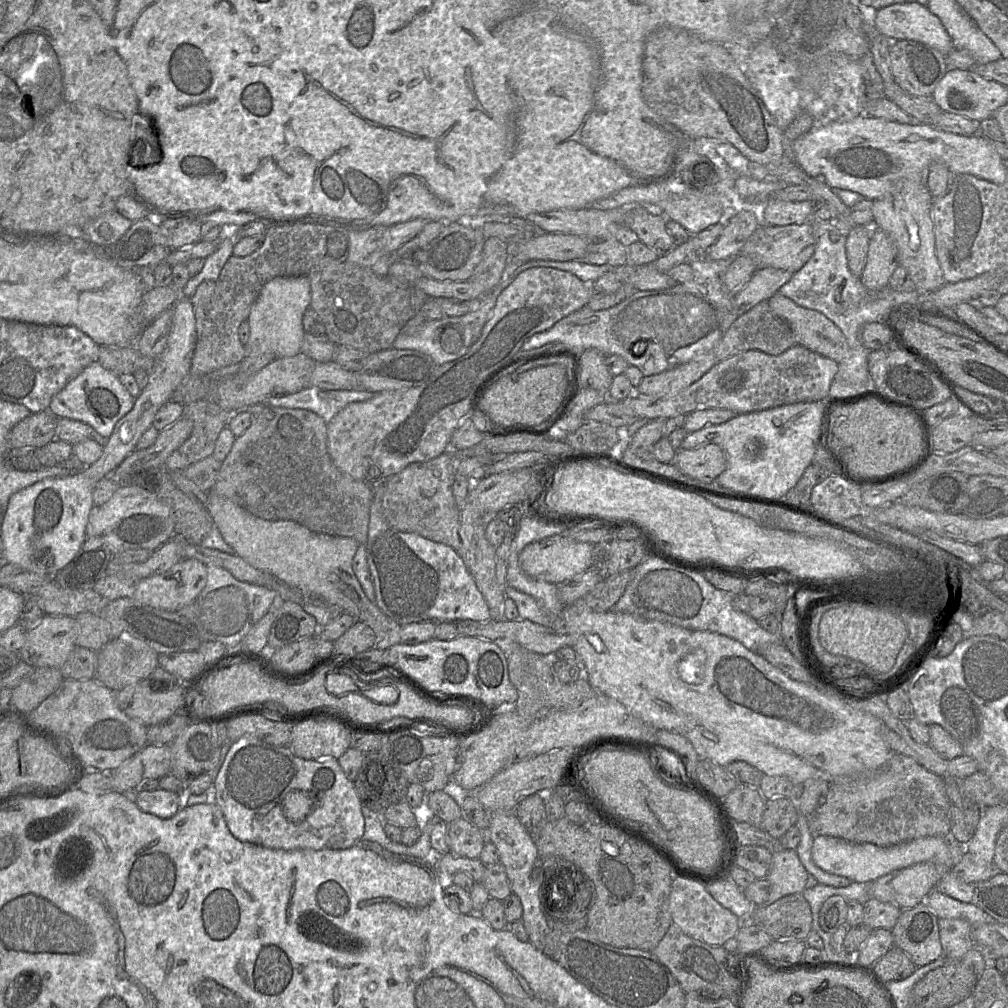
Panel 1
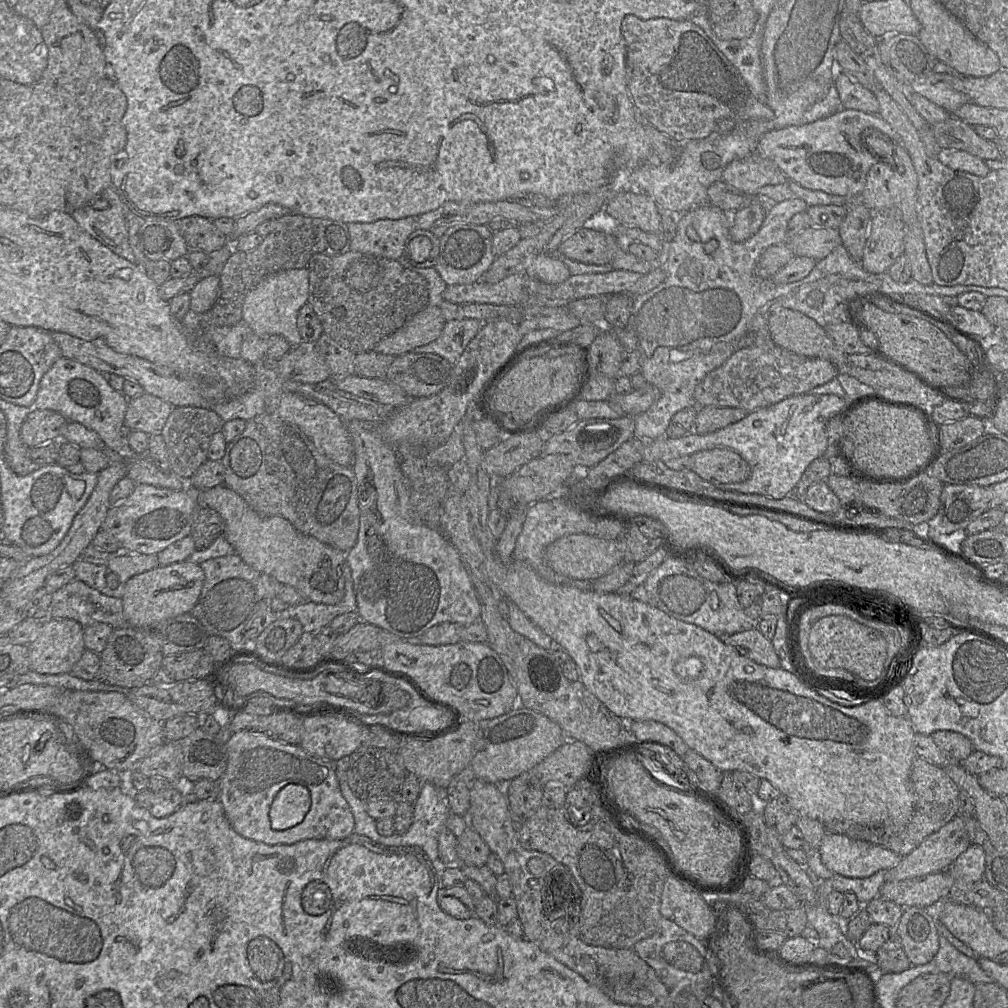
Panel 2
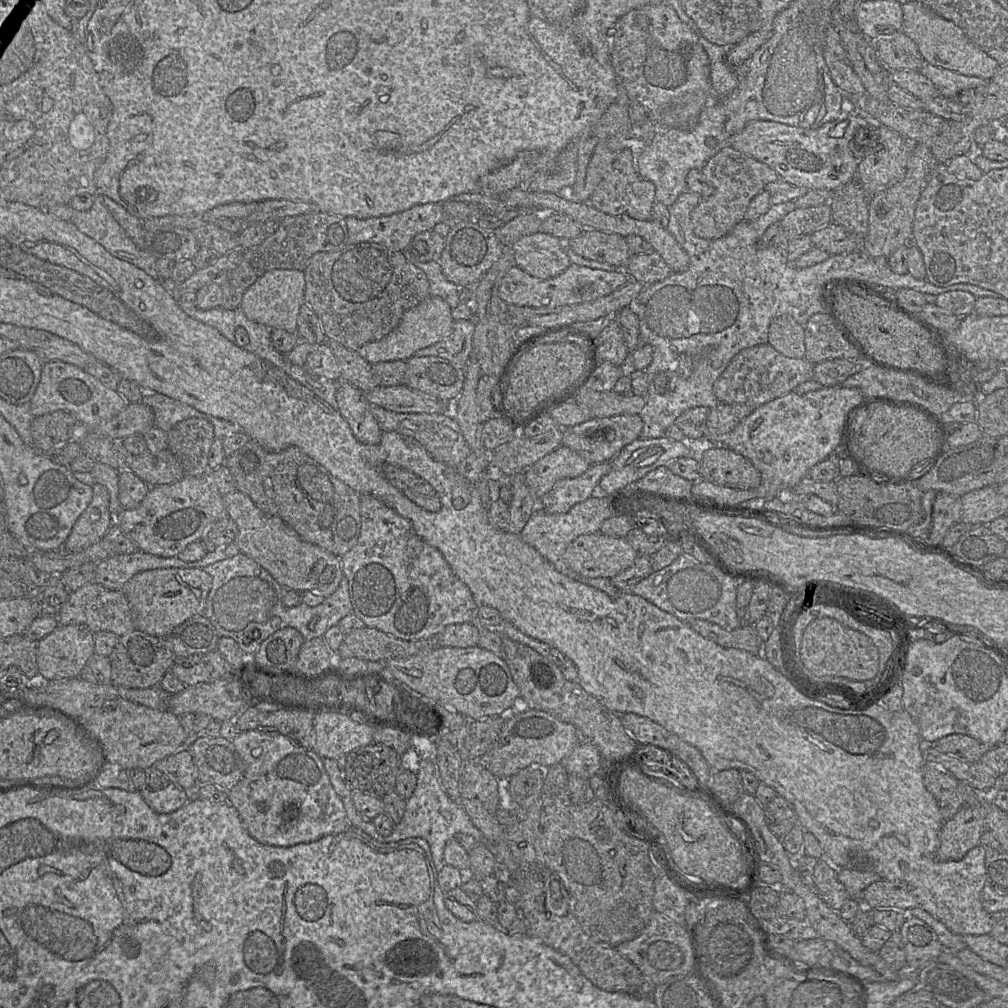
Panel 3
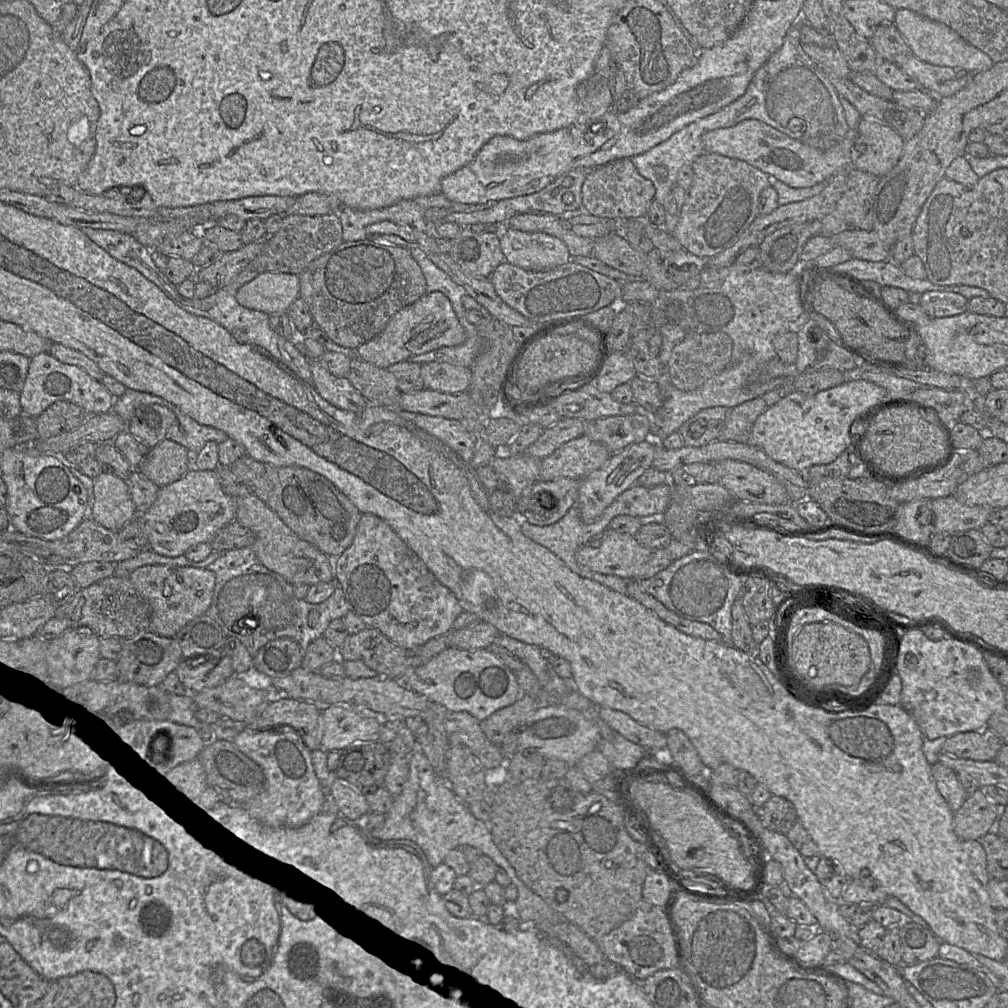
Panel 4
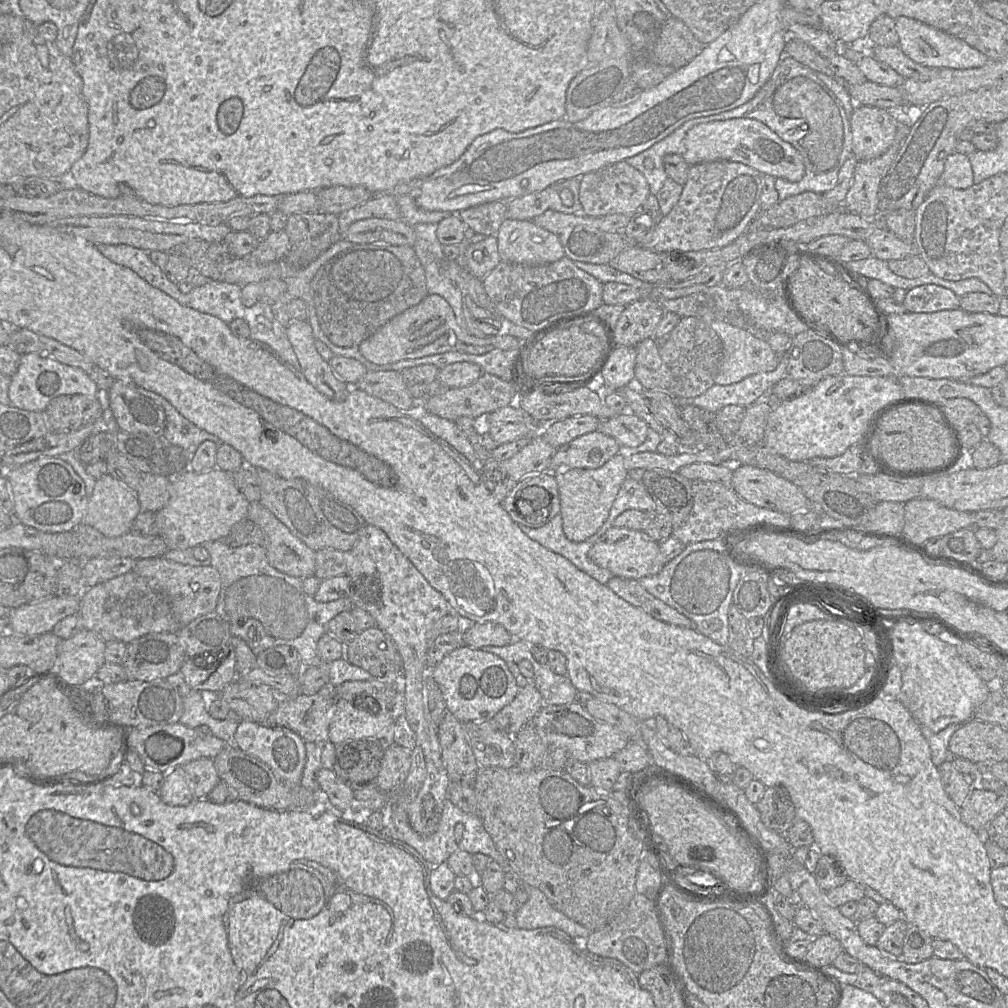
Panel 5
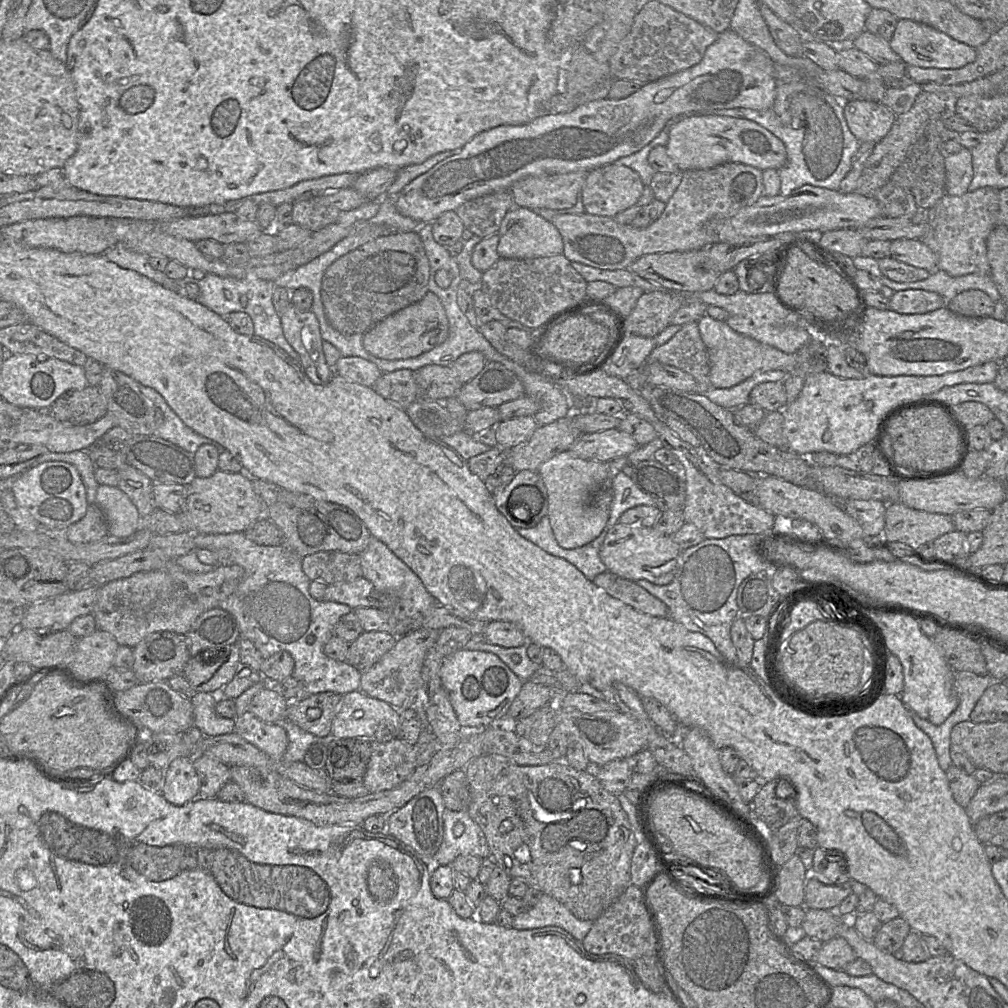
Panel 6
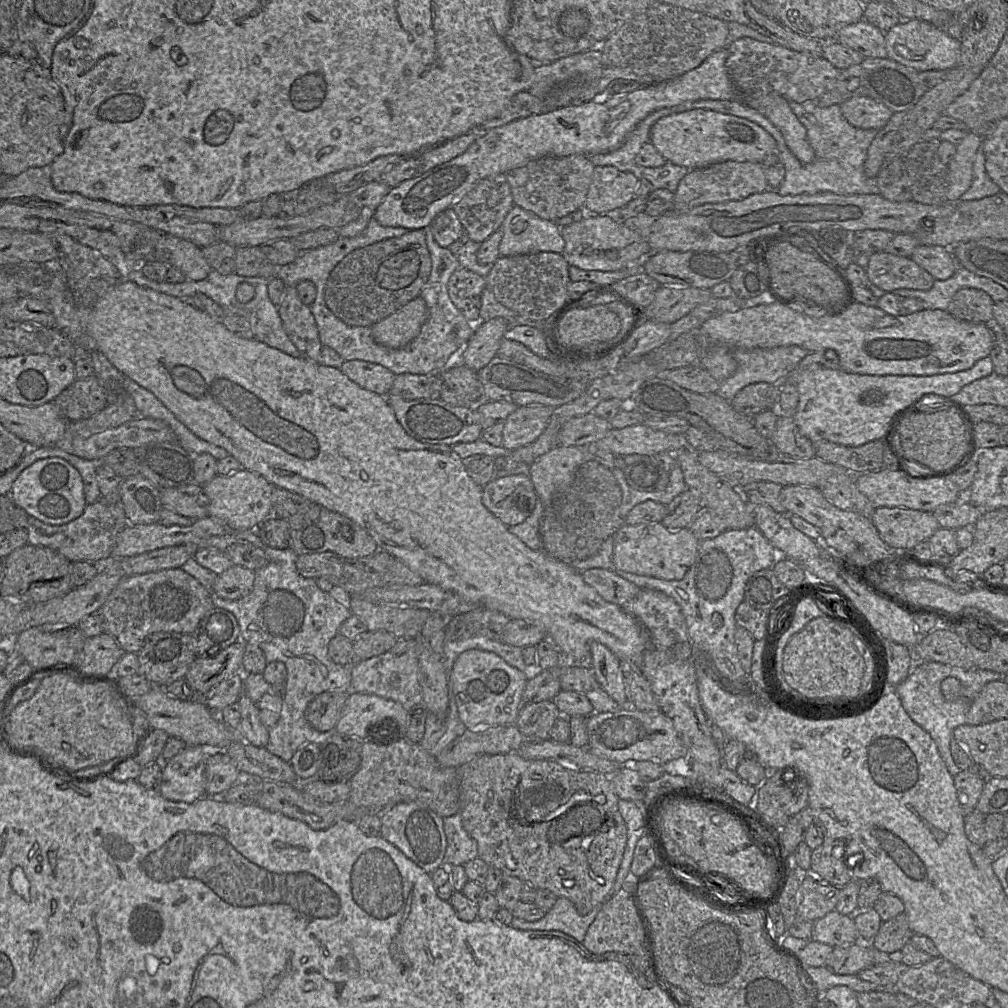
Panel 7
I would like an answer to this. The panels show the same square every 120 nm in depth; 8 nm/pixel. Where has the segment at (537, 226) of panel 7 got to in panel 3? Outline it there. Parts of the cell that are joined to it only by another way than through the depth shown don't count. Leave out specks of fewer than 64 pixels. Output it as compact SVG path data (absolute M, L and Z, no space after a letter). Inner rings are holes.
M541 232L523 236L511 246L516 266L536 278L556 277L571 264L565 242Z

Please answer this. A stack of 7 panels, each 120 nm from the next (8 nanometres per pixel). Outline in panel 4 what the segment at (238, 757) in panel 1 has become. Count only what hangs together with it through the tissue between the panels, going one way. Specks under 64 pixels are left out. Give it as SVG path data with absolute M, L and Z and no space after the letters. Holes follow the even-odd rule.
M245 727L232 743L263 770L265 787L257 796L242 804L270 827L297 828L324 810L325 794L315 774L311 751L292 727L269 730Z

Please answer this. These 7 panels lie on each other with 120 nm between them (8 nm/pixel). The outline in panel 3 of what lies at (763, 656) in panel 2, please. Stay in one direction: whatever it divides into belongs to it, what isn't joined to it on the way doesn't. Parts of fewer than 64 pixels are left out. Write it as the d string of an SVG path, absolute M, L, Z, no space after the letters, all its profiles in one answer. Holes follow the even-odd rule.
M696 619L687 624L695 632L722 647L742 649L753 655L762 655L764 641L755 630L754 624L742 624L733 630L726 630L707 620Z

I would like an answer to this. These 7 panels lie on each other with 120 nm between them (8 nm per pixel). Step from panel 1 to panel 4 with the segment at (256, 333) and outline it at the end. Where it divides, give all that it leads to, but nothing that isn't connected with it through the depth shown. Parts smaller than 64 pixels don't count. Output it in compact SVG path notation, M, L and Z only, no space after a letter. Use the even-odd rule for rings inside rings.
M264 272L236 292L239 304L271 315L285 312L299 298L299 275Z

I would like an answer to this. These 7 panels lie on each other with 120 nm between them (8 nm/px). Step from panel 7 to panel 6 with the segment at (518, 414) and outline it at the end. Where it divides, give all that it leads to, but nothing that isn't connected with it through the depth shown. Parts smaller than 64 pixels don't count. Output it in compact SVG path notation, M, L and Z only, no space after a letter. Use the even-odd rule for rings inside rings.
M534 416L514 417L501 420L496 426L496 439L499 446L513 448L531 438L538 427Z

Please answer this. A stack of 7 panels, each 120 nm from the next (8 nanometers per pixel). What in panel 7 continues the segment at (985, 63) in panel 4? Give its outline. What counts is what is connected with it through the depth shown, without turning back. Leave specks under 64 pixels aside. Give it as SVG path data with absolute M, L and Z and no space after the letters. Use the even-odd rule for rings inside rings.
M919 19L901 20L885 33L887 57L917 71L949 70L960 59L961 42L929 22Z

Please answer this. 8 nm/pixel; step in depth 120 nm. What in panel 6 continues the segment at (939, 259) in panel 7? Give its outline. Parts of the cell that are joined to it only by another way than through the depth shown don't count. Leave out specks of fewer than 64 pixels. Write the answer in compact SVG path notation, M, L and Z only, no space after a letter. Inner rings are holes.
M896 239L891 241L890 257L906 264L937 272L936 254L920 239Z

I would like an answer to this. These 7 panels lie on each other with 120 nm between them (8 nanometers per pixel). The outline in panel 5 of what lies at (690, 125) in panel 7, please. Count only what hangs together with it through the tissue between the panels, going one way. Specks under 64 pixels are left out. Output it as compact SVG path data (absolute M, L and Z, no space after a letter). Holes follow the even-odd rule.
M750 118L695 125L685 136L682 157L690 166L717 160L739 162L765 175L784 178L789 182L800 181L805 173L800 153L764 123Z

